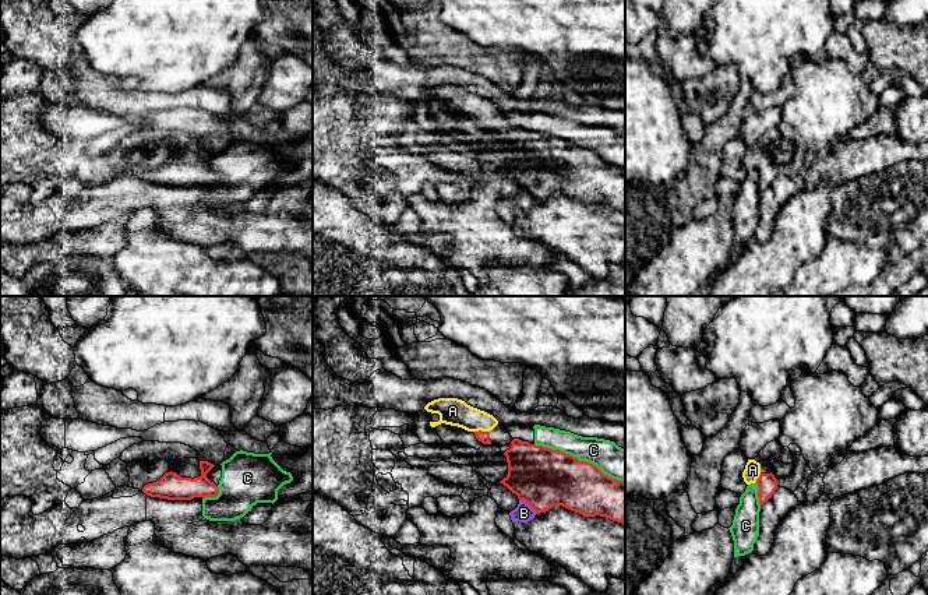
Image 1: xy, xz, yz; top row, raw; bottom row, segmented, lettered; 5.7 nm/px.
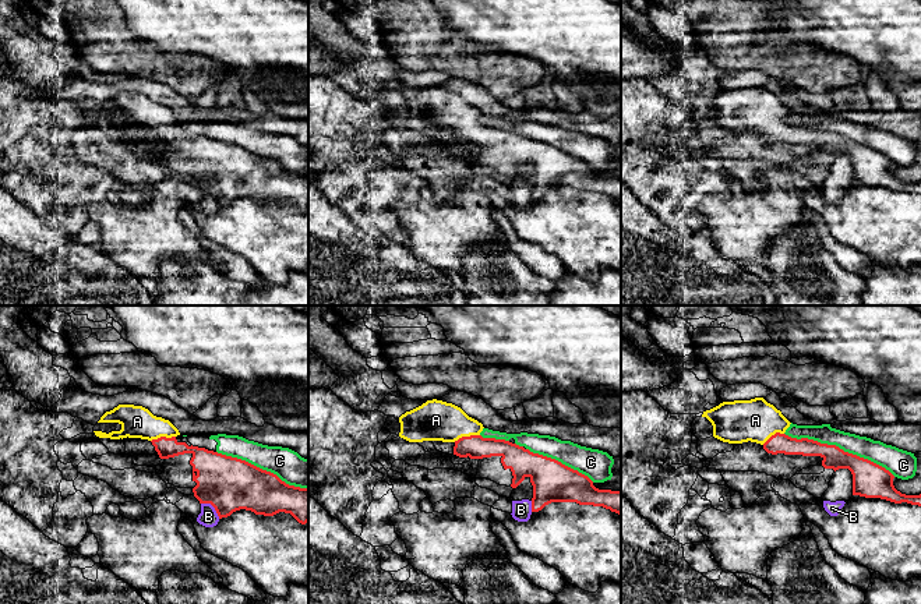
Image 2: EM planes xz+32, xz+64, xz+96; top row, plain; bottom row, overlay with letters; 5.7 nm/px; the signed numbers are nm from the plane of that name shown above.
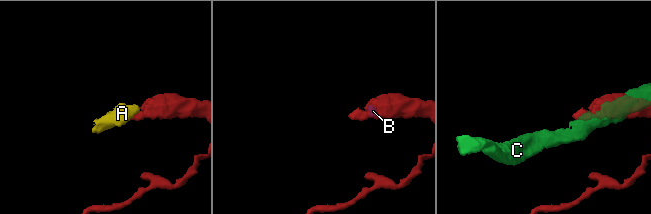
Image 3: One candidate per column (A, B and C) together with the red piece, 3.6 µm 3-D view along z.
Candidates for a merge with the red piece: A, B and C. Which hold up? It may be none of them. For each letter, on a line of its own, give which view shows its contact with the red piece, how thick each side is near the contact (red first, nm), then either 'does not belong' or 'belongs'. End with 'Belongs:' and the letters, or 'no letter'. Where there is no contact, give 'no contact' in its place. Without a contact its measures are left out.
A: xz | 60/160 nm | belongs
B: xz | 340/110 nm | does not belong
C: xz | 340/190 nm | does not belong
Belongs: A

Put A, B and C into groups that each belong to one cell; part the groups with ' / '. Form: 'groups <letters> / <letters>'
groups A / B / C

